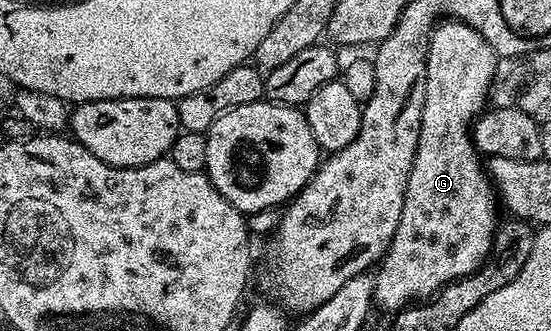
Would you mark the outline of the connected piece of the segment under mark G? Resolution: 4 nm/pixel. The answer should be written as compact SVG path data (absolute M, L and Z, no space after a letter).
M453 18L443 19L434 25L434 31L430 34L430 45L426 51L426 93L424 94L424 110L420 118L420 138L416 142L416 158L412 158L412 170L408 174L408 186L404 190L404 210L400 210L400 226L396 226L396 234L388 246L386 255L382 257L373 273L374 278L374 304L382 307L389 314L397 314L403 308L410 307L411 304L417 304L421 301L430 299L435 292L438 292L446 284L453 280L464 278L472 274L481 266L486 257L490 255L490 249L494 246L494 233L497 232L500 223L500 196L496 191L496 185L490 179L490 173L487 171L487 165L483 157L474 146L472 135L472 125L479 116L482 115L491 99L491 88L493 86L494 71L497 68L499 55L488 46L488 42L472 26L468 26L463 20Z

